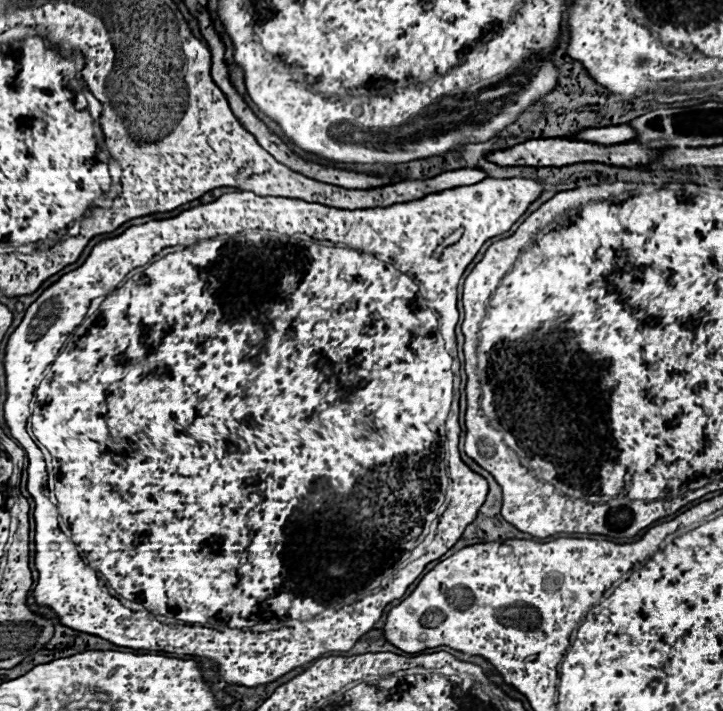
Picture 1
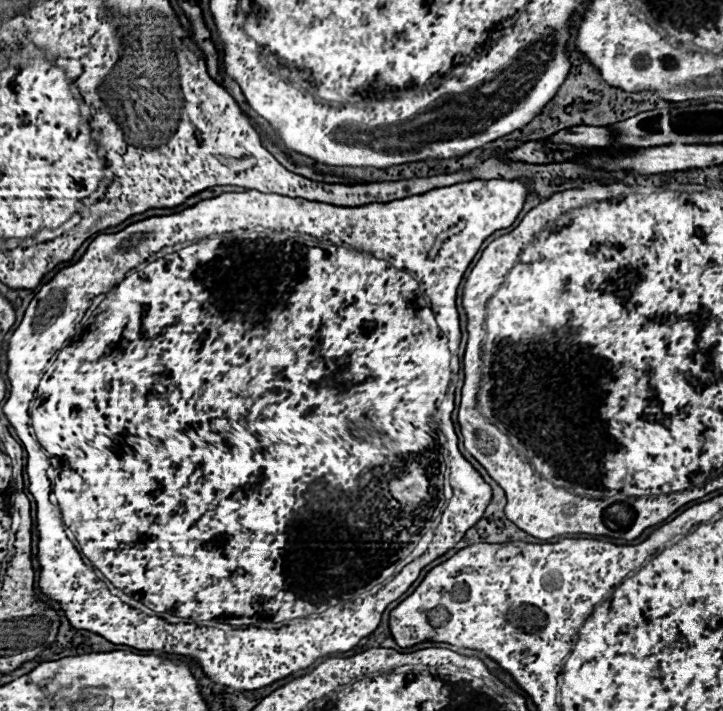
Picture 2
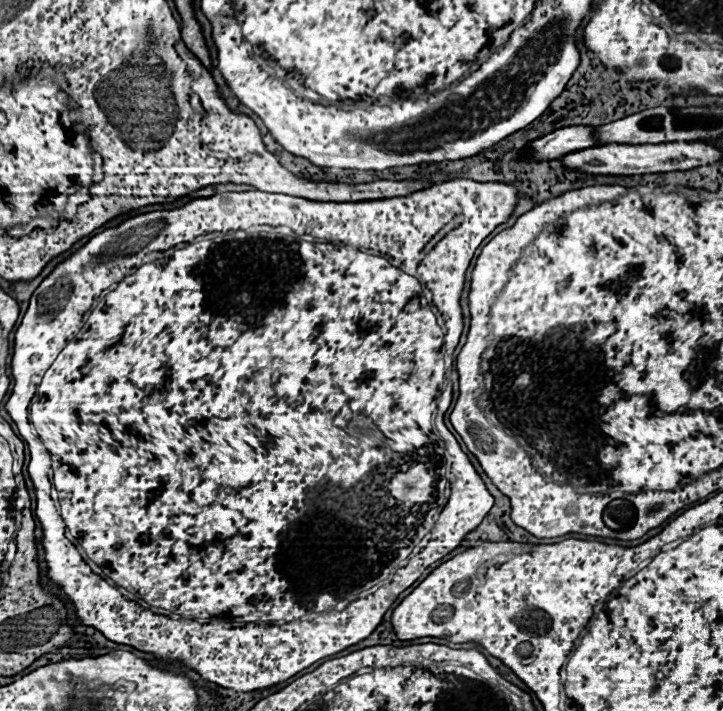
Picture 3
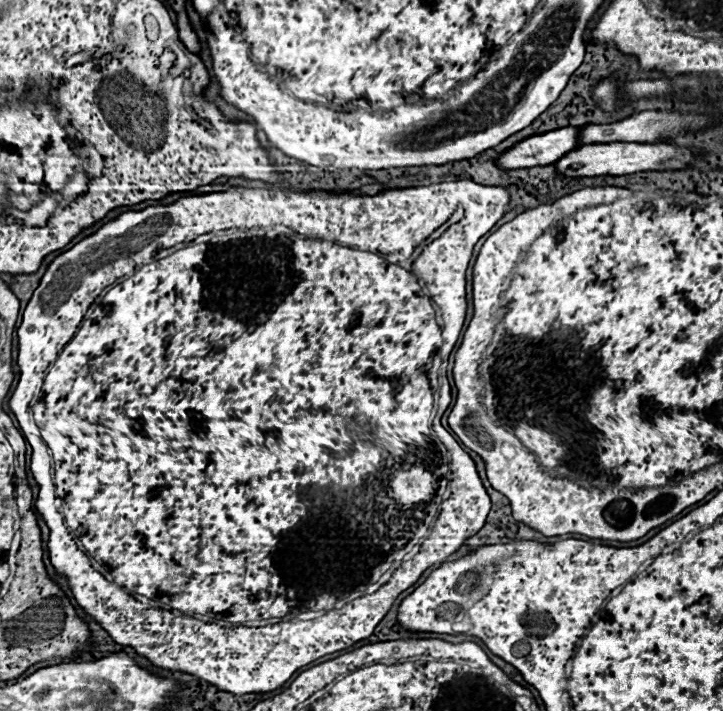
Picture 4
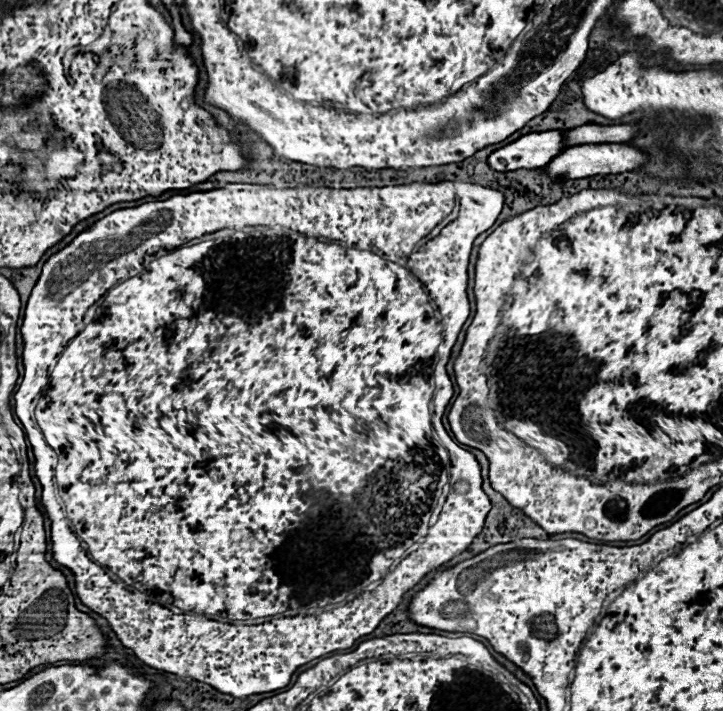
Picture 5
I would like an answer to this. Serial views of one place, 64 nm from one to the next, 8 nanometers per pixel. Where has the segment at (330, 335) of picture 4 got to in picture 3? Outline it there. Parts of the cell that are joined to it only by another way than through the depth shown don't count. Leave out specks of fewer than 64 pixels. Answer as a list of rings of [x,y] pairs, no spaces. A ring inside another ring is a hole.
[[[458,178],[458,180],[448,180],[448,182],[442,182],[442,184],[434,184],[434,186],[430,186],[430,188],[424,188],[424,190],[418,190],[418,192],[412,192],[412,194],[408,194],[408,196],[396,196],[396,198],[382,198],[382,200],[368,200],[368,202],[320,202],[320,200],[306,200],[306,198],[298,198],[298,196],[288,196],[288,194],[272,194],[272,192],[262,192],[262,190],[250,190],[250,192],[224,192],[224,194],[214,194],[214,196],[210,196],[210,198],[196,198],[196,200],[190,200],[190,202],[186,202],[186,204],[184,204],[184,206],[182,206],[182,208],[174,208],[174,210],[156,210],[156,212],[146,212],[146,214],[138,214],[138,216],[130,216],[130,218],[126,218],[126,220],[124,220],[124,222],[122,222],[122,224],[118,224],[118,226],[114,226],[114,228],[106,228],[106,230],[104,230],[104,232],[100,232],[100,234],[96,234],[96,236],[92,236],[92,238],[90,238],[90,240],[88,240],[88,242],[86,242],[86,244],[84,244],[84,246],[82,246],[82,248],[78,248],[78,250],[76,250],[76,252],[74,252],[74,254],[70,254],[70,256],[68,256],[68,258],[66,258],[66,260],[62,260],[62,262],[60,262],[60,264],[58,264],[58,266],[56,266],[56,268],[54,268],[54,270],[52,270],[52,272],[50,272],[50,274],[48,274],[48,276],[46,276],[46,278],[44,278],[44,282],[42,282],[42,284],[40,284],[40,286],[38,286],[38,288],[36,288],[36,292],[34,292],[34,294],[32,294],[32,298],[30,298],[30,306],[28,306],[28,310],[26,310],[26,314],[24,314],[24,318],[22,318],[22,324],[20,324],[20,326],[18,326],[18,330],[16,330],[16,334],[14,334],[14,356],[12,356],[12,378],[14,378],[14,388],[12,388],[12,396],[10,396],[10,400],[8,400],[8,402],[6,402],[6,410],[8,410],[8,414],[10,414],[10,418],[12,418],[12,420],[14,420],[14,422],[16,422],[16,426],[18,426],[18,432],[20,432],[20,438],[22,438],[22,440],[24,440],[24,442],[26,442],[26,444],[28,444],[28,448],[30,448],[30,464],[28,464],[28,474],[30,474],[30,478],[32,478],[32,482],[34,482],[34,490],[36,490],[36,517],[37,517],[37,518],[38,518],[38,520],[40,520],[40,524],[42,524],[42,528],[44,528],[44,540],[42,540],[42,546],[44,546],[44,552],[46,552],[46,562],[48,562],[48,578],[50,578],[50,582],[52,582],[52,584],[56,584],[56,586],[60,586],[60,588],[62,588],[62,590],[64,590],[64,594],[66,594],[66,596],[68,596],[68,598],[70,598],[70,600],[72,600],[72,604],[74,604],[74,606],[76,606],[76,616],[78,616],[78,622],[80,622],[80,624],[84,624],[84,626],[94,626],[94,628],[96,628],[96,630],[100,630],[100,632],[102,632],[102,634],[104,634],[104,636],[106,636],[106,638],[108,638],[108,640],[112,640],[112,642],[116,642],[116,644],[126,644],[126,646],[132,646],[132,648],[136,648],[136,650],[140,650],[140,652],[148,652],[148,654],[154,654],[154,658],[156,658],[156,660],[160,660],[160,662],[164,662],[164,664],[176,664],[176,662],[178,662],[178,664],[182,664],[182,666],[186,666],[186,668],[192,668],[192,670],[196,670],[196,672],[198,672],[198,674],[200,674],[200,676],[202,676],[202,678],[206,678],[206,680],[210,680],[210,682],[214,682],[214,684],[218,684],[218,686],[222,686],[222,688],[230,688],[230,690],[234,690],[234,692],[252,692],[252,690],[264,690],[264,688],[270,688],[270,686],[276,686],[276,684],[280,684],[280,682],[284,682],[284,680],[288,680],[288,678],[292,678],[292,676],[294,676],[294,674],[298,674],[298,672],[300,672],[300,670],[302,670],[302,668],[308,668],[308,666],[310,666],[310,664],[314,664],[314,662],[316,662],[316,660],[320,660],[320,658],[324,658],[324,656],[330,656],[330,654],[336,654],[336,652],[342,652],[342,650],[346,650],[346,648],[348,648],[348,646],[352,646],[352,644],[358,644],[358,642],[360,642],[360,640],[364,640],[364,638],[368,638],[368,636],[370,636],[370,634],[372,634],[372,632],[374,632],[374,630],[376,630],[376,626],[378,626],[378,624],[380,624],[380,620],[382,620],[382,616],[384,616],[384,614],[386,614],[386,610],[388,610],[388,608],[390,608],[390,604],[392,604],[392,602],[394,602],[394,600],[396,600],[396,598],[398,598],[398,594],[402,594],[402,592],[404,592],[404,590],[406,590],[406,588],[410,588],[410,586],[412,586],[412,584],[414,584],[414,582],[416,582],[416,580],[418,580],[418,578],[420,578],[420,574],[422,574],[422,572],[424,572],[424,570],[426,570],[426,568],[428,568],[428,566],[430,566],[430,564],[434,564],[434,562],[438,562],[438,560],[440,560],[440,558],[444,558],[444,556],[446,556],[446,554],[450,554],[450,552],[452,552],[452,550],[456,550],[456,548],[458,548],[458,546],[460,546],[460,542],[462,542],[462,540],[464,540],[464,536],[466,536],[466,534],[470,534],[470,532],[472,532],[472,530],[476,530],[476,528],[478,528],[478,526],[480,526],[480,524],[482,524],[482,520],[484,520],[484,518],[486,518],[486,514],[488,514],[488,512],[490,512],[490,508],[492,508],[492,504],[494,504],[494,498],[492,498],[492,496],[490,496],[490,492],[488,492],[488,490],[486,490],[486,486],[484,486],[484,482],[482,482],[482,478],[480,478],[480,476],[478,476],[478,472],[476,472],[476,470],[474,470],[474,466],[472,466],[472,462],[470,462],[470,460],[468,460],[468,458],[466,458],[466,454],[464,454],[464,452],[462,452],[462,450],[460,450],[460,446],[459,446],[459,444],[458,444],[458,442],[457,442],[457,440],[454,440],[454,436],[452,436],[452,434],[450,434],[450,432],[448,432],[448,428],[447,428],[447,427],[446,427],[446,425],[445,425],[445,423],[444,423],[444,415],[445,415],[445,413],[446,413],[446,412],[447,412],[447,410],[448,410],[448,409],[449,409],[449,407],[450,407],[450,405],[451,405],[451,402],[452,402],[452,394],[453,394],[453,385],[452,385],[452,384],[451,384],[451,383],[452,383],[452,382],[446,382],[446,379],[444,379],[444,376],[445,376],[445,375],[446,375],[446,373],[447,373],[447,372],[448,372],[448,371],[450,371],[450,370],[452,370],[452,369],[453,369],[453,368],[454,368],[454,358],[453,358],[453,357],[452,357],[452,356],[450,356],[450,355],[449,355],[449,354],[453,354],[453,352],[454,352],[454,351],[455,351],[455,349],[456,349],[456,347],[457,347],[457,345],[458,345],[458,343],[459,343],[459,340],[460,340],[460,334],[462,334],[462,306],[460,306],[460,296],[462,296],[462,290],[464,290],[464,274],[466,274],[466,268],[468,268],[468,264],[470,264],[470,260],[472,260],[472,256],[474,256],[474,252],[476,252],[476,248],[478,248],[478,246],[480,246],[480,242],[482,242],[482,240],[484,240],[484,238],[486,238],[486,236],[488,236],[488,234],[490,234],[490,232],[492,232],[492,230],[494,230],[494,228],[496,228],[496,226],[498,226],[498,224],[504,224],[504,222],[506,222],[506,220],[508,220],[508,216],[510,216],[510,214],[512,214],[512,212],[514,212],[514,208],[516,208],[516,204],[518,204],[518,194],[516,194],[516,188],[514,188],[514,186],[508,186],[508,184],[502,184],[502,182],[474,182],[474,180],[466,180],[466,178]],[[458,212],[464,212],[464,216],[466,216],[466,220],[464,220],[464,222],[462,222],[462,224],[460,224],[460,226],[458,226],[458,228],[454,228],[454,230],[452,230],[452,232],[448,232],[448,234],[446,234],[446,236],[444,236],[444,238],[442,238],[442,240],[440,240],[440,242],[438,242],[438,244],[436,244],[436,246],[434,246],[434,250],[430,250],[430,252],[428,252],[428,254],[424,254],[424,258],[422,258],[422,260],[420,260],[420,262],[418,262],[418,256],[420,256],[420,250],[422,250],[422,248],[424,248],[424,246],[426,246],[426,242],[428,242],[428,240],[430,240],[430,238],[432,238],[432,236],[434,236],[434,234],[436,234],[436,232],[438,232],[438,230],[440,230],[440,228],[442,228],[442,226],[444,226],[444,224],[446,224],[446,222],[450,222],[450,220],[452,220],[452,218],[454,218],[454,216],[456,216],[456,214],[458,214]],[[258,224],[266,224],[266,226],[288,226],[288,228],[292,228],[292,230],[294,230],[294,232],[296,232],[296,234],[310,234],[310,236],[314,236],[314,238],[324,238],[324,240],[328,240],[328,242],[336,242],[336,240],[338,240],[338,242],[342,242],[342,244],[348,244],[348,246],[336,246],[336,244],[322,244],[322,242],[306,242],[306,240],[300,240],[300,238],[296,238],[296,236],[282,236],[282,238],[274,238],[274,240],[272,240],[272,238],[246,238],[246,240],[232,240],[232,242],[222,242],[222,244],[210,244],[210,242],[198,242],[198,244],[194,244],[194,246],[188,246],[188,248],[182,248],[182,250],[176,250],[176,252],[174,252],[174,254],[172,254],[172,256],[168,256],[168,258],[166,258],[166,260],[156,260],[156,262],[150,262],[150,264],[144,264],[144,266],[140,266],[140,264],[142,264],[142,258],[144,258],[144,254],[150,254],[150,252],[158,252],[158,250],[168,250],[168,248],[171,248],[171,247],[174,247],[174,246],[176,246],[176,244],[180,244],[180,242],[190,242],[190,240],[194,240],[194,238],[196,238],[196,236],[200,236],[200,234],[210,234],[210,233],[212,233],[212,232],[216,232],[216,230],[240,230],[240,228],[242,228],[242,230],[244,230],[244,228],[250,228],[250,226],[258,226]],[[350,246],[354,246],[354,248],[350,248]],[[378,254],[384,254],[384,256],[378,256]],[[410,262],[414,262],[414,264],[412,264],[412,266],[410,266]],[[134,266],[140,266],[140,268],[138,268],[138,270],[136,270],[136,272],[134,272],[134,274],[132,274],[132,276],[126,276],[126,274],[130,274],[130,270],[132,270],[132,268],[134,268]],[[398,266],[410,266],[410,268],[408,268],[408,270],[410,270],[410,272],[412,272],[412,270],[414,270],[414,272],[412,272],[412,274],[406,274],[406,272],[404,272],[404,270],[400,270],[400,268],[398,268]],[[123,278],[124,278],[124,280],[122,280],[122,279],[123,279]],[[410,278],[414,278],[414,280],[410,280]],[[120,280],[122,280],[122,282],[120,282]],[[119,282],[120,282],[120,284],[118,284],[118,286],[116,286],[116,290],[112,290],[112,292],[108,292],[108,294],[106,294],[106,298],[102,298],[102,300],[100,300],[100,302],[98,302],[98,306],[96,306],[96,308],[94,308],[94,310],[92,310],[92,314],[90,314],[90,318],[88,318],[88,320],[86,320],[86,322],[84,322],[84,326],[82,326],[82,330],[80,330],[80,322],[82,322],[82,316],[84,316],[84,312],[86,312],[86,310],[88,310],[88,308],[90,308],[90,306],[92,306],[92,302],[94,302],[94,298],[96,298],[96,296],[100,296],[100,292],[102,292],[102,291],[103,291],[103,290],[105,290],[105,289],[107,289],[107,288],[108,288],[108,287],[110,287],[110,285],[112,285],[112,284],[114,284],[114,283],[119,283]],[[420,282],[424,282],[424,284],[426,284],[426,288],[428,288],[428,290],[430,290],[430,292],[432,292],[432,294],[434,294],[434,306],[436,306],[436,308],[438,308],[438,312],[440,312],[440,318],[442,318],[442,320],[444,320],[444,326],[442,326],[442,328],[440,328],[440,326],[438,326],[438,324],[436,324],[436,316],[434,316],[434,312],[432,312],[432,304],[428,304],[428,300],[426,300],[426,298],[424,298],[424,296],[422,296],[422,284],[420,284]],[[78,330],[79,330],[79,332],[78,332]],[[76,332],[78,332],[78,333],[77,333],[77,334],[76,334]],[[74,334],[76,334],[76,336],[74,336]],[[72,336],[74,336],[74,340],[72,340],[72,342],[68,342],[68,340],[70,340],[70,338],[72,338]],[[66,342],[68,342],[68,346],[65,346],[65,347],[64,347],[64,350],[62,350],[62,346],[64,346],[64,344],[66,344]],[[58,350],[62,350],[62,352],[60,352],[60,354],[58,354]],[[56,356],[58,356],[58,358],[56,358]],[[55,359],[56,359],[56,360],[55,360]],[[53,362],[54,362],[54,364],[52,364],[52,363],[53,363]],[[51,365],[52,365],[52,366],[51,366]],[[46,366],[50,366],[50,368],[48,368],[48,370],[46,370]],[[44,372],[48,372],[48,374],[44,374]],[[42,374],[44,374],[44,378],[42,378]],[[40,380],[42,380],[42,384],[40,384],[40,386],[38,386],[38,382],[40,382]],[[449,383],[450,383],[450,384],[449,384]],[[36,388],[38,388],[38,398],[40,398],[40,400],[38,400],[38,402],[32,402],[32,404],[31,404],[31,406],[30,406],[30,400],[32,400],[32,396],[34,396],[34,390],[36,390]],[[340,400],[348,400],[348,402],[340,402]],[[358,400],[362,400],[362,402],[358,402]],[[28,408],[30,408],[30,410],[28,410]],[[434,412],[436,412],[436,416],[438,416],[438,422],[436,422],[436,418],[434,418]],[[30,418],[31,418],[31,421],[32,421],[32,422],[30,422]],[[434,422],[436,422],[436,428],[434,428],[434,430],[430,430],[430,426],[434,426]],[[32,423],[33,423],[33,424],[32,424]],[[428,424],[430,424],[430,426],[428,426]],[[34,426],[36,426],[36,430],[38,430],[38,434],[40,434],[40,440],[42,440],[42,442],[44,442],[44,446],[42,446],[42,442],[38,442],[38,434],[36,434],[36,430],[34,430]],[[436,430],[438,430],[438,432],[440,432],[440,436],[438,436],[438,432],[436,432]],[[442,442],[444,442],[444,444],[442,444]],[[46,448],[48,448],[48,450],[46,450]],[[50,454],[52,454],[52,460],[50,460]],[[444,461],[445,461],[445,462],[444,462]],[[50,464],[52,464],[52,482],[50,482],[50,478],[48,478],[48,472],[50,472]],[[378,466],[382,466],[382,470],[378,470],[378,474],[370,474],[370,472],[372,472],[372,470],[376,470],[376,468],[378,468]],[[384,466],[386,466],[386,468],[384,468]],[[448,469],[449,469],[449,470],[448,470]],[[446,472],[448,472],[448,473],[447,473],[447,475],[446,475]],[[446,478],[447,478],[447,480],[446,480]],[[394,482],[396,482],[396,488],[394,488]],[[448,483],[449,483],[449,486],[450,486],[450,489],[451,489],[451,494],[450,494],[450,498],[448,498],[448,502],[447,502],[447,504],[446,504],[446,498],[444,498],[444,488],[446,488],[446,484],[448,484]],[[55,492],[56,492],[56,494],[57,494],[57,496],[55,496],[55,495],[54,495],[54,494],[55,494]],[[394,494],[396,494],[396,498],[394,498]],[[50,497],[51,497],[51,498],[50,498]],[[308,498],[312,498],[312,500],[308,500]],[[444,504],[446,504],[446,506],[444,506]],[[54,505],[55,505],[55,506],[54,506]],[[56,508],[57,508],[57,510],[56,510]],[[438,516],[440,516],[440,518],[438,518]],[[436,518],[438,518],[438,522],[436,522]],[[63,520],[64,520],[64,521],[63,521]],[[434,522],[436,522],[436,524],[434,524]],[[350,526],[352,526],[352,528],[350,528]],[[432,526],[434,526],[434,530],[432,530]],[[66,530],[69,530],[69,531],[70,531],[70,533],[71,533],[71,534],[74,534],[74,536],[76,536],[76,538],[78,538],[78,540],[80,540],[80,544],[82,544],[82,548],[84,548],[84,550],[86,550],[86,554],[88,554],[88,558],[90,558],[90,560],[94,560],[94,562],[96,562],[96,564],[98,564],[98,566],[100,566],[100,568],[102,568],[102,570],[104,570],[104,574],[106,574],[106,576],[110,576],[110,578],[112,578],[112,580],[114,580],[114,584],[116,584],[116,586],[122,586],[122,588],[126,588],[126,590],[128,590],[128,592],[132,592],[132,594],[136,594],[136,596],[138,596],[138,598],[142,598],[142,600],[146,600],[146,602],[148,602],[148,604],[150,604],[150,606],[156,606],[156,608],[166,608],[166,610],[170,610],[170,612],[174,612],[174,614],[180,614],[180,616],[184,616],[184,618],[194,618],[194,620],[172,620],[172,618],[168,618],[168,616],[162,616],[162,614],[154,614],[154,612],[150,612],[150,610],[146,610],[146,608],[142,608],[142,606],[138,606],[138,604],[136,604],[136,602],[132,602],[132,600],[126,600],[126,598],[124,598],[124,596],[122,596],[122,594],[120,594],[120,592],[118,592],[118,590],[116,590],[116,588],[114,588],[114,586],[111,586],[111,585],[110,585],[110,584],[108,584],[108,582],[107,582],[107,581],[106,581],[106,580],[102,580],[102,578],[100,578],[100,576],[98,576],[98,574],[94,574],[94,572],[92,572],[92,568],[90,568],[90,566],[88,566],[88,564],[86,564],[86,562],[84,562],[84,558],[82,558],[82,556],[80,556],[80,552],[78,552],[78,548],[76,548],[76,546],[74,546],[74,544],[72,544],[72,542],[70,542],[70,540],[68,540],[68,538],[66,538],[66,536],[65,536],[65,531],[66,531]],[[430,530],[432,530],[432,540],[430,540],[430,542],[428,542],[428,544],[426,544],[426,548],[422,548],[422,552],[420,552],[420,554],[416,554],[416,556],[414,556],[414,558],[410,558],[410,562],[408,562],[408,564],[406,564],[406,566],[404,566],[404,568],[400,568],[400,570],[398,570],[398,574],[394,574],[394,578],[392,578],[392,582],[390,582],[390,584],[386,584],[386,586],[382,586],[382,588],[378,588],[378,592],[374,592],[374,594],[370,594],[370,596],[366,596],[366,598],[360,598],[360,600],[354,600],[354,602],[350,602],[350,604],[348,604],[348,606],[346,606],[346,608],[344,608],[344,610],[340,610],[340,612],[338,612],[338,610],[332,610],[332,611],[329,611],[329,612],[323,612],[323,613],[321,613],[321,614],[319,614],[319,616],[318,616],[318,618],[316,618],[316,620],[310,620],[310,621],[302,621],[302,620],[296,620],[296,618],[302,618],[302,616],[304,616],[304,614],[308,614],[308,612],[310,612],[310,610],[312,610],[312,608],[314,608],[314,604],[316,604],[316,598],[318,598],[318,596],[320,596],[320,594],[332,594],[332,596],[336,596],[336,598],[346,598],[346,596],[350,596],[350,594],[352,594],[352,592],[354,592],[354,594],[358,594],[358,592],[364,592],[364,590],[368,590],[368,588],[372,588],[372,586],[374,586],[374,584],[378,584],[378,582],[380,582],[380,580],[382,580],[382,576],[384,576],[384,574],[386,574],[386,572],[388,572],[388,570],[390,570],[390,568],[392,568],[392,562],[402,562],[402,560],[406,560],[406,558],[408,558],[408,556],[410,556],[410,552],[412,552],[412,548],[414,548],[414,546],[416,546],[416,544],[418,544],[418,542],[420,542],[420,540],[422,540],[422,538],[424,538],[424,536],[426,536],[426,534],[428,534],[428,532],[430,532]],[[352,536],[354,536],[354,538],[352,538]],[[162,538],[166,538],[166,550],[170,550],[170,560],[166,560],[166,556],[162,556],[162,554],[164,554],[164,552],[162,552]],[[302,540],[304,540],[304,542],[302,542]],[[358,546],[364,546],[364,548],[358,548]],[[164,562],[174,562],[174,572],[172,572],[172,568],[170,568],[170,566],[166,566],[166,564],[164,564]],[[200,562],[202,562],[202,564],[200,564]],[[192,570],[194,570],[194,572],[192,572]],[[288,594],[296,594],[296,596],[288,596]],[[298,594],[300,594],[300,596],[298,596]],[[212,616],[226,616],[226,618],[228,618],[228,620],[230,620],[230,622],[258,622],[258,620],[262,620],[262,622],[274,622],[274,620],[286,620],[286,622],[288,622],[288,624],[282,624],[282,625],[281,625],[281,626],[277,626],[277,625],[274,625],[274,624],[269,624],[269,625],[267,625],[267,626],[266,626],[266,628],[262,628],[262,626],[244,626],[244,628],[216,628],[216,626],[214,626],[214,624],[200,624],[200,623],[199,623],[199,622],[196,622],[196,620],[198,620],[198,618],[212,618]],[[290,620],[292,620],[292,622],[290,622]]]

